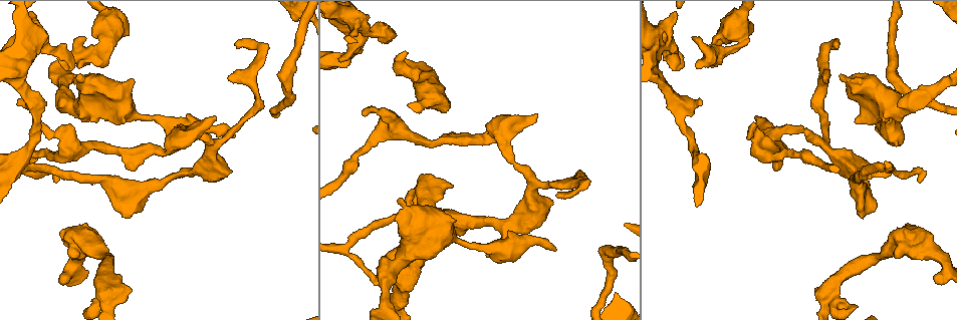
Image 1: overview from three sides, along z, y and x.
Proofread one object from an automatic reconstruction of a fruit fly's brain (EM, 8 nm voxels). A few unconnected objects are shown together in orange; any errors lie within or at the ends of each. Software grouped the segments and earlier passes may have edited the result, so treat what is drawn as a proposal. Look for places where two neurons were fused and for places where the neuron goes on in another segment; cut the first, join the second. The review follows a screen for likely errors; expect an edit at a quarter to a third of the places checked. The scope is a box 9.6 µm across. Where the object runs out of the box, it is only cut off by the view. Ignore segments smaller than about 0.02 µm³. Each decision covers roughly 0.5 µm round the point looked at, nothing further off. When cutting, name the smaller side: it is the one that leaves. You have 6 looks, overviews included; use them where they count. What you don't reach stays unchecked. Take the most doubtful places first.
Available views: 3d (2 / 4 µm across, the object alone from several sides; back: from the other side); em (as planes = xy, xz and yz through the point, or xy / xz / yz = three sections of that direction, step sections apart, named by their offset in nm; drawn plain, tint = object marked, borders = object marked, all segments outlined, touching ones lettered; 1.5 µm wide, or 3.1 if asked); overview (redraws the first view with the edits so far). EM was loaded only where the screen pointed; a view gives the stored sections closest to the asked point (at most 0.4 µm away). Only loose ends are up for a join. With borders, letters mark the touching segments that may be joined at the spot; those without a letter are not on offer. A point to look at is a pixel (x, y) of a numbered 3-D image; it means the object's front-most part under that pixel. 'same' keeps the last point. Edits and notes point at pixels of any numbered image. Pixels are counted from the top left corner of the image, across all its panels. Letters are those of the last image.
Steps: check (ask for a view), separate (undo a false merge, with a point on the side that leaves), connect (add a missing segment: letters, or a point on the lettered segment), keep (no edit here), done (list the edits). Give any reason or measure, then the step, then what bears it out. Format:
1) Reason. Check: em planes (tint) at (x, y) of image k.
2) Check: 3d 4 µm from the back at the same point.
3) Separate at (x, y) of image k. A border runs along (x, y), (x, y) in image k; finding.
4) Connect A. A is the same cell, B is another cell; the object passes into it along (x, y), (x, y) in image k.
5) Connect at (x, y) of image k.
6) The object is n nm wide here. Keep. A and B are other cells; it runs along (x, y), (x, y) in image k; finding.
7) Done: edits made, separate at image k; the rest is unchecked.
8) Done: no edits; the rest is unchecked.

An open end. Check: em planes (tint) at (896, 146) of image 1.

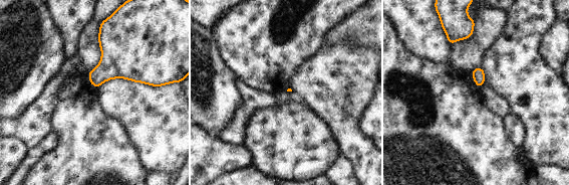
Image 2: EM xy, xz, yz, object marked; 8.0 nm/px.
Check: em planes (borders) at the same point.

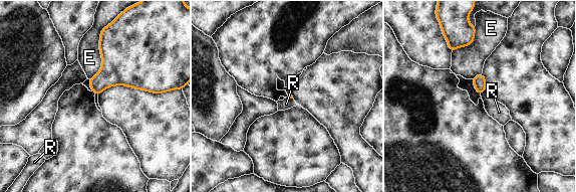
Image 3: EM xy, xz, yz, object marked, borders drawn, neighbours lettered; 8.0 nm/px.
Keep. E and R are other cells; a border runs along (486, 89), (481, 96) in image 3; no lettered segment goes on from it.

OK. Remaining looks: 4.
Branch stops here. Check: em xz step 8 (borders) at (840, 77) of image 1.

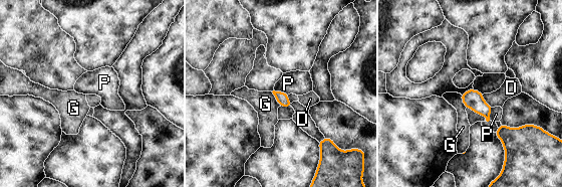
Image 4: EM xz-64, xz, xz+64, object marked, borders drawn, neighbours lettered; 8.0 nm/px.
Another direction. Check: em planes (borders) at the same point.

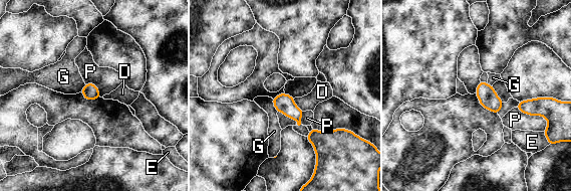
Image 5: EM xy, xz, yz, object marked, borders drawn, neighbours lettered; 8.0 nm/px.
Keep. D, E, G and P are other cells; a border runs along (516, 108), (523, 113), (544, 118) in image 5; no lettered segment goes on from it.

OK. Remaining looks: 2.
Done: no edits; the rest is unchecked.

